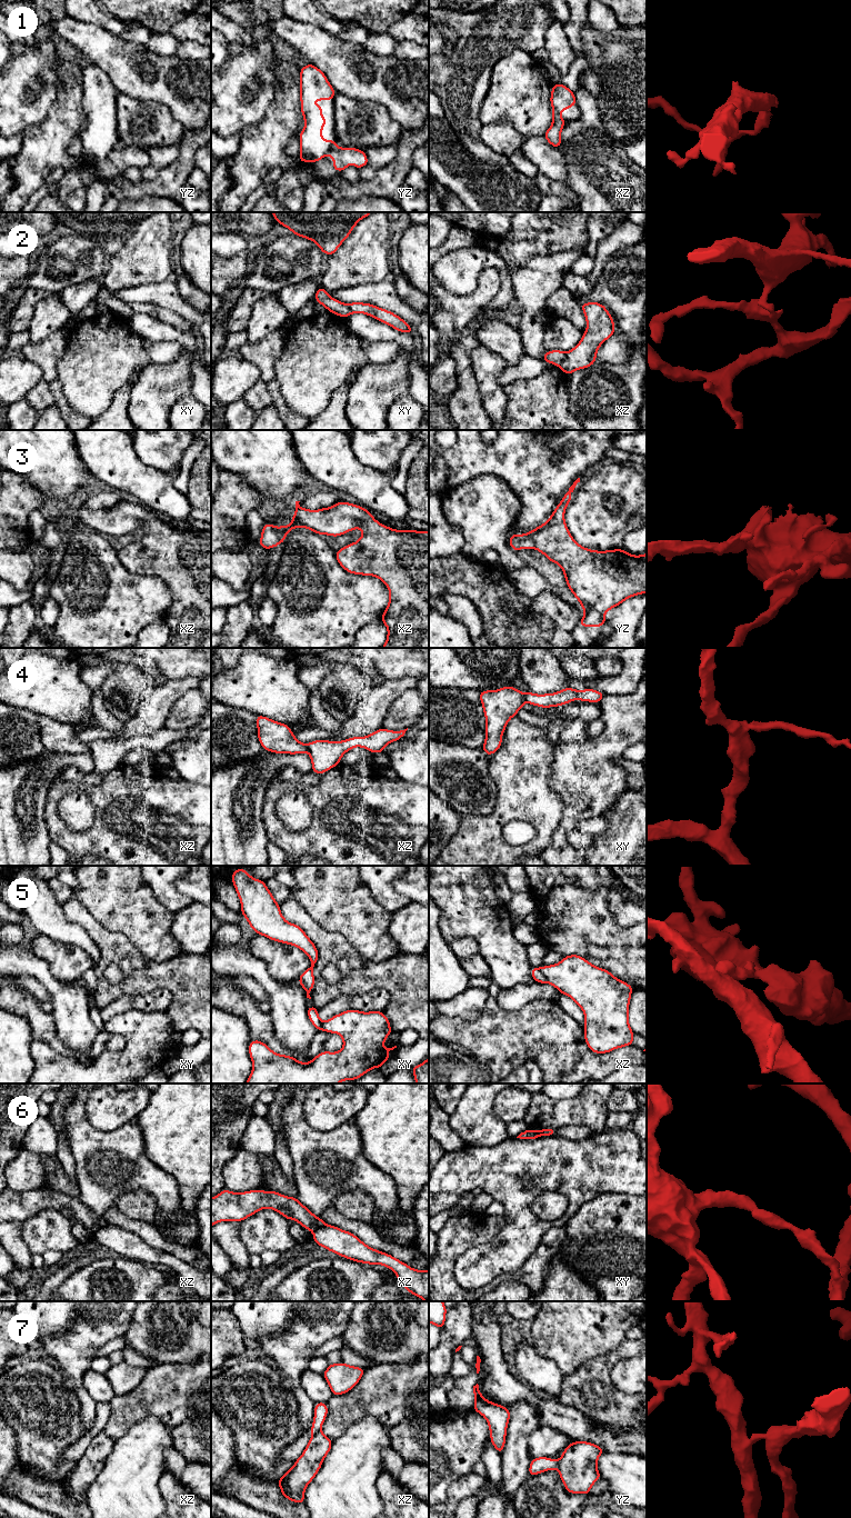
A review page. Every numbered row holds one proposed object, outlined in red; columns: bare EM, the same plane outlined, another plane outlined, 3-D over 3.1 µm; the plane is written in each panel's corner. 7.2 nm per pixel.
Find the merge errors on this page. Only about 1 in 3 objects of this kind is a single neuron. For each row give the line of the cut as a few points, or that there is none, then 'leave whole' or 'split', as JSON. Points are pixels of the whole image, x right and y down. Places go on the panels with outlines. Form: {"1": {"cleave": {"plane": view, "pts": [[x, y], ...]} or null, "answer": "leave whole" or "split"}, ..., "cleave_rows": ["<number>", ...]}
{"1": {"cleave": {"plane": "yz", "pts": [[334, 146], [328, 153]]}, "answer": "split"}, "2": {"cleave": {"plane": "xz", "pts": [[567, 352], [566, 357], [557, 365]]}, "answer": "split"}, "3": {"cleave": null, "answer": "leave whole"}, "4": {"cleave": {"plane": "xz", "pts": [[306, 745], [308, 750]]}, "answer": "split"}, "5": {"cleave": {"plane": "xz", "pts": [[539, 968], [548, 982]]}, "answer": "split"}, "6": {"cleave": {"plane": "xz", "pts": [[324, 1224], [312, 1231]]}, "answer": "split"}, "7": {"cleave": {"plane": "xz", "pts": [[320, 1429], [312, 1435]]}, "answer": "split"}, "cleave_rows": ["1", "2", "4", "5", "6", "7"]}

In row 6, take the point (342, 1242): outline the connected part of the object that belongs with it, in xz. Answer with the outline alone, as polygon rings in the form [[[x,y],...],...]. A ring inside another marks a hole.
[[[324,1225],[314,1230],[313,1241],[352,1261],[390,1268],[407,1291],[429,1301],[429,1270],[413,1269],[393,1256],[367,1246],[356,1235],[336,1226]]]

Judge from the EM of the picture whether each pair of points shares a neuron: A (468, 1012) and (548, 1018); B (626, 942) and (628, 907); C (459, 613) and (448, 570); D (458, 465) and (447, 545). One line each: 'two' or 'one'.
A: two
B: two
C: two
D: two

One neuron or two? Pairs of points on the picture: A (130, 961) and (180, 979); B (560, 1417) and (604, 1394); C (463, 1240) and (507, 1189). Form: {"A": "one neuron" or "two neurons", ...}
{"A": "one neuron", "B": "two neurons", "C": "two neurons"}

